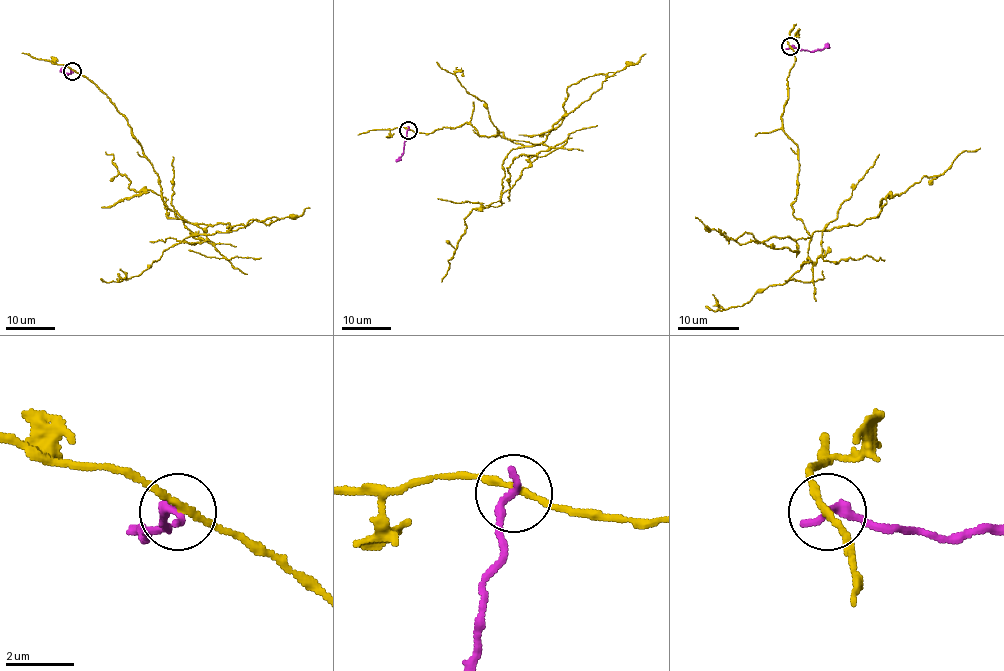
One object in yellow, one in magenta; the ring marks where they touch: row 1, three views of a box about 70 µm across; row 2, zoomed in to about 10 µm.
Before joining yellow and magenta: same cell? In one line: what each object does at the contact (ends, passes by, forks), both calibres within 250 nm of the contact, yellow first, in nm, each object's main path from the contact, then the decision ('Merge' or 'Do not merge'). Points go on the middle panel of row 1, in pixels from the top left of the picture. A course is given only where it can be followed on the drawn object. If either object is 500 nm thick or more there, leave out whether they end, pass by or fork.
At the ring yellow passes by. At the ring magenta ends. Thickness 180 nm (yellow) against 320 nm. Course of yellow: (408, 130), (468, 122), (479, 135), (542, 143), (561, 122), (566, 89), (613, 72), (549, 130), (518, 135). Course of magenta: (408, 130), (403, 154), (396, 162). Do not merge

